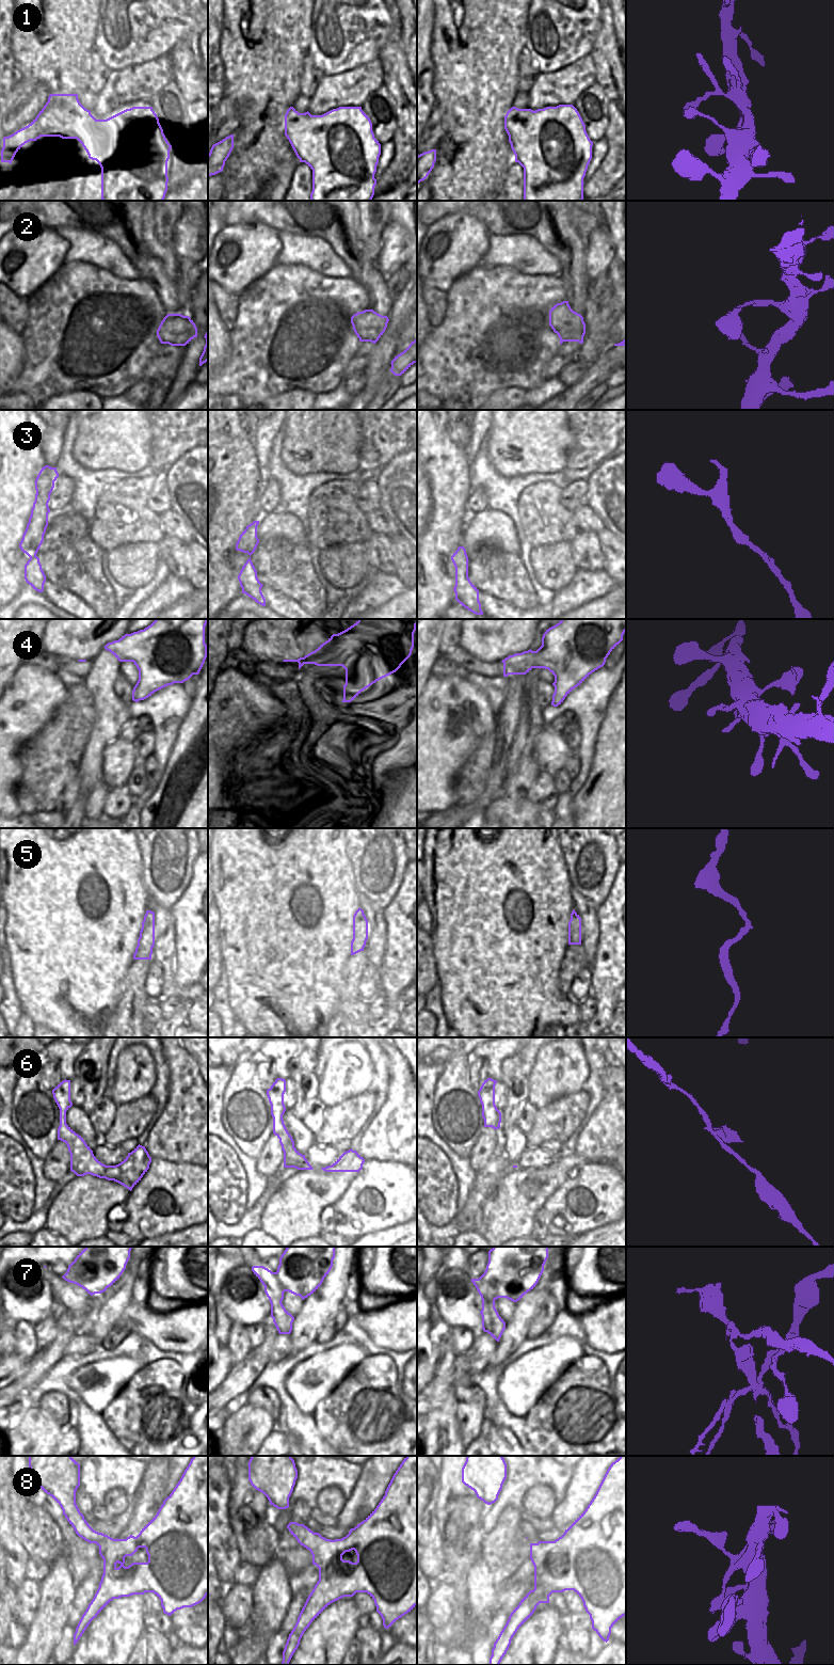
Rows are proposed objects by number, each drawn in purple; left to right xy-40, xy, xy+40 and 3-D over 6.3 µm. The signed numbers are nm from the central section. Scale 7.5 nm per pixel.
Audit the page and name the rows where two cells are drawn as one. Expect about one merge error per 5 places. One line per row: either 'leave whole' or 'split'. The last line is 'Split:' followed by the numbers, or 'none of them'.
1: leave whole
2: leave whole
3: leave whole
4: leave whole
5: leave whole
6: leave whole
7: split
8: leave whole
Split: 7

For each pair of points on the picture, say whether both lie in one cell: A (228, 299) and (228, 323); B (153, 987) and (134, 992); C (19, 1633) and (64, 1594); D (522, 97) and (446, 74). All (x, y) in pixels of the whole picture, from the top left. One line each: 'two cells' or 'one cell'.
A: one cell
B: two cells
C: two cells
D: two cells

